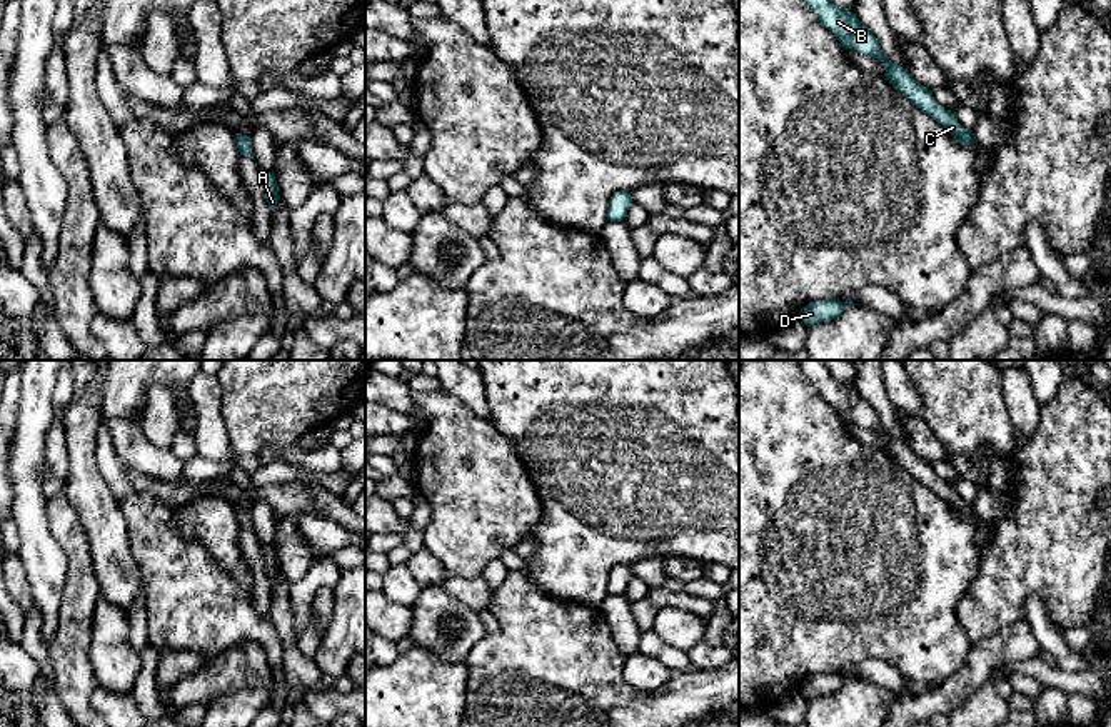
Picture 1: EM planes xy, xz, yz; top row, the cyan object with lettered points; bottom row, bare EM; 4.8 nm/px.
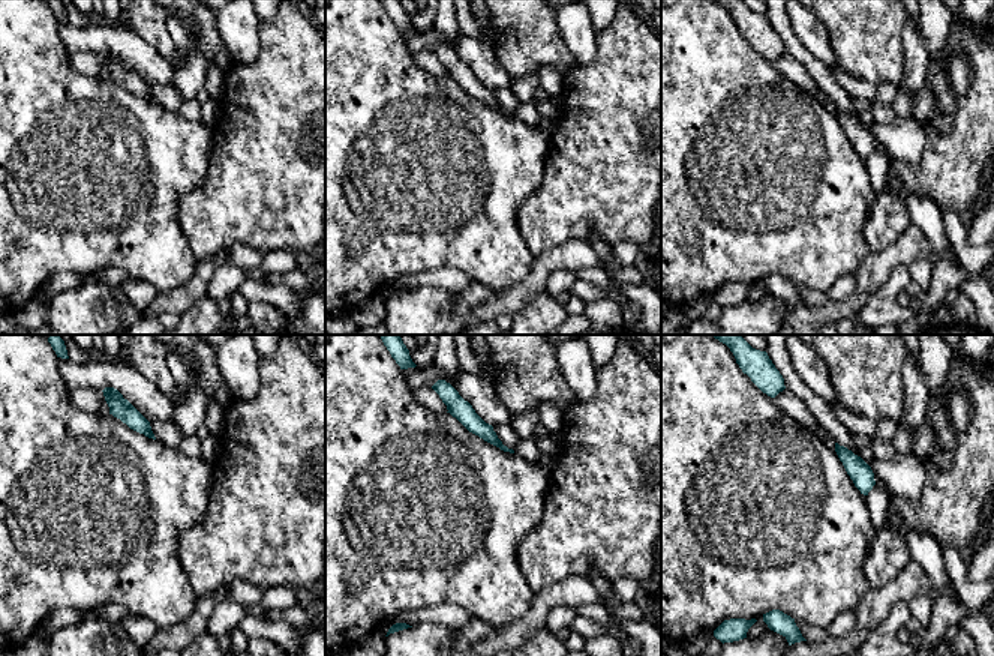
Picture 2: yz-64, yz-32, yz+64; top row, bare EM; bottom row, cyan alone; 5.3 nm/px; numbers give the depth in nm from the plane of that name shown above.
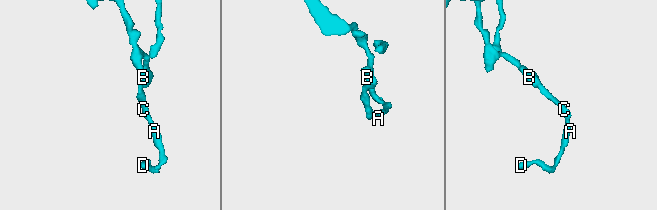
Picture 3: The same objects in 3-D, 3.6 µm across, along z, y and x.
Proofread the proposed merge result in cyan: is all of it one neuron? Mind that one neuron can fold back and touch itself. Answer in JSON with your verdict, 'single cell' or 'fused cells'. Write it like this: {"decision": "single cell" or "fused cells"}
{"decision": "single cell"}

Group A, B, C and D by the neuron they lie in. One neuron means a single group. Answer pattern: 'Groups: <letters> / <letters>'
Groups: A B C D

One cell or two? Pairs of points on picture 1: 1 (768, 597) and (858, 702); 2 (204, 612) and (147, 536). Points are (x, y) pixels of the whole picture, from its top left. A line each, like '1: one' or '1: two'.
1: two
2: one

